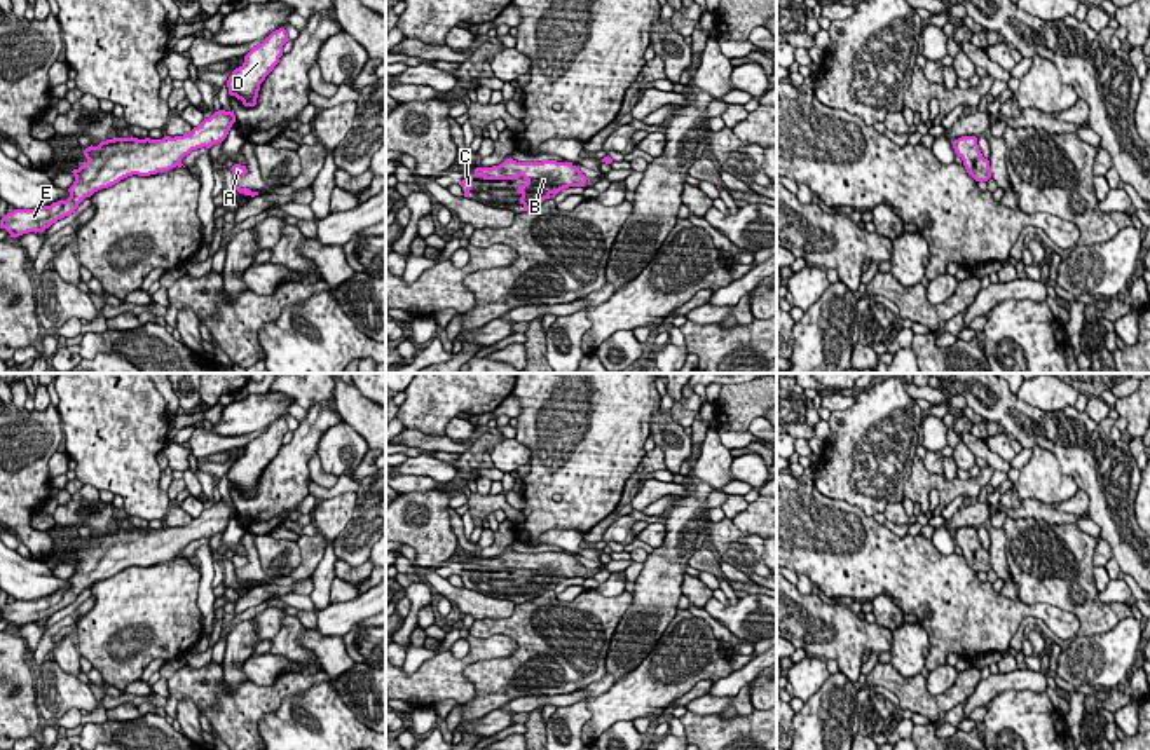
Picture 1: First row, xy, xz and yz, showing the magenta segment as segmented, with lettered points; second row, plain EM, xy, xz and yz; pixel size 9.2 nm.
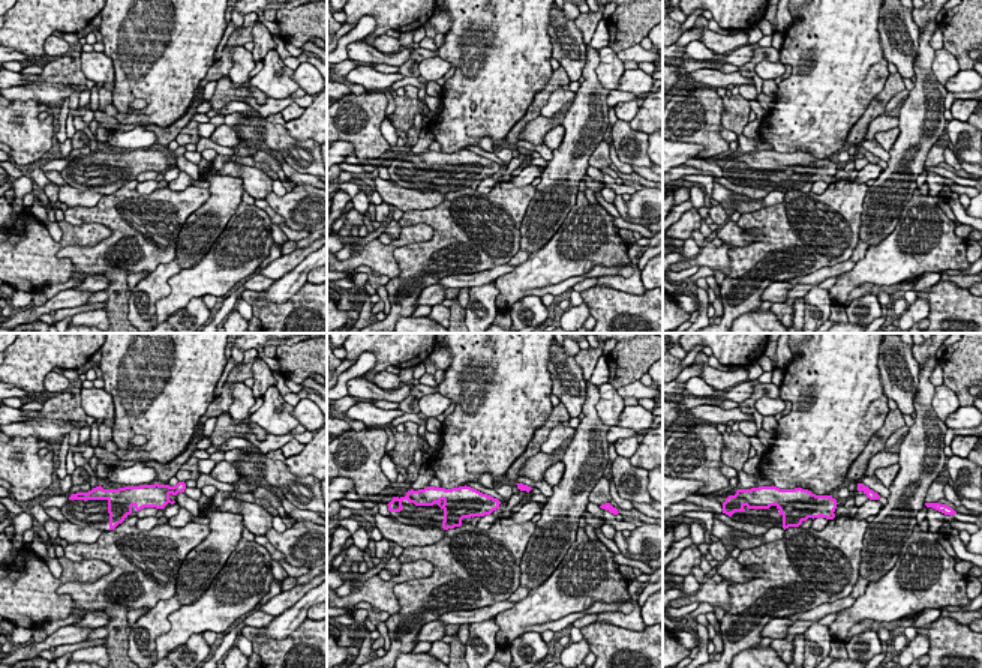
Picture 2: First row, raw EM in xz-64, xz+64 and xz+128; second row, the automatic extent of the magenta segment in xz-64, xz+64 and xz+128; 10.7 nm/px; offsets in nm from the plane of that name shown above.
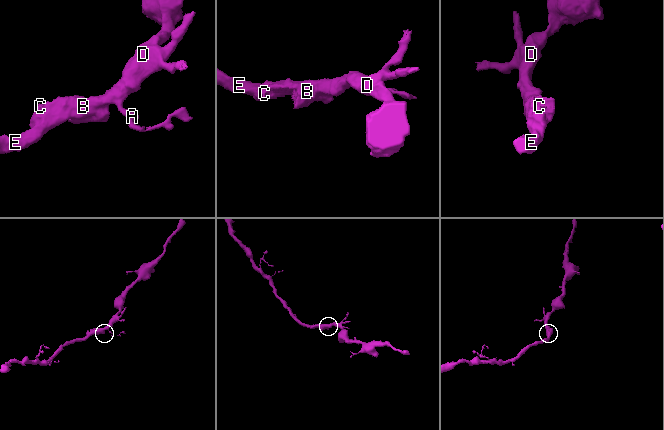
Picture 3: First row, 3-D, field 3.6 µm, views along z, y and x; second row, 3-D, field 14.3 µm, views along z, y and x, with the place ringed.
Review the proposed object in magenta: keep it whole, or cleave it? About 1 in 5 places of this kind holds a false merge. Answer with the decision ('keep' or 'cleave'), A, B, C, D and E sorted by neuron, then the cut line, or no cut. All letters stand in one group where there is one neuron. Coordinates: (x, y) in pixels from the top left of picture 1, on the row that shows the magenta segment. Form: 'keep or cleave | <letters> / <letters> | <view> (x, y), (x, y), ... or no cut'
keep | A B C D E | no cut

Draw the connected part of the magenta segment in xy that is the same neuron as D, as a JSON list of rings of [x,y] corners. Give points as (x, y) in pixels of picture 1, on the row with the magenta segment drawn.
[[[284,28],[272,31],[262,44],[253,47],[244,63],[232,72],[227,80],[229,94],[243,101],[244,106],[255,106],[260,84],[274,70],[283,56],[283,45],[288,42]]]

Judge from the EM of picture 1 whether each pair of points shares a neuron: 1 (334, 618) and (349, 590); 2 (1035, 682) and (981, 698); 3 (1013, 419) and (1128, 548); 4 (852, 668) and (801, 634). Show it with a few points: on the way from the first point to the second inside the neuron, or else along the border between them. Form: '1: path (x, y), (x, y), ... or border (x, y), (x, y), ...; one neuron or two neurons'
1: border (362, 593), (332, 604); two neurons
2: path (1021, 682), (995, 684); one neuron
3: path (1051, 429), (1112, 490), (1112, 510); one neuron
4: path (841, 654), (821, 634), (815, 634); one neuron

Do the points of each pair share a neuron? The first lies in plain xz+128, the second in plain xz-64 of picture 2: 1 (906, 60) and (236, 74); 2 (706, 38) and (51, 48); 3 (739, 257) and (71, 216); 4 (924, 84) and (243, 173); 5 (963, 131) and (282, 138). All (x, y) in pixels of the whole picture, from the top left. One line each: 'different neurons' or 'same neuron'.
1: same neuron
2: same neuron
3: same neuron
4: different neurons
5: same neuron

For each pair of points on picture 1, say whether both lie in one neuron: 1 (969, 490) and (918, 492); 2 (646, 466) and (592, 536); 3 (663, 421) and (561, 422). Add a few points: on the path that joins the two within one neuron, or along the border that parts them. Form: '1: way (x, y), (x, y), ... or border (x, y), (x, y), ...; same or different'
1: way (957, 487), (930, 484); same
2: way (632, 484), (625, 504), (609, 520); same
3: border (658, 403), (650, 431); different

